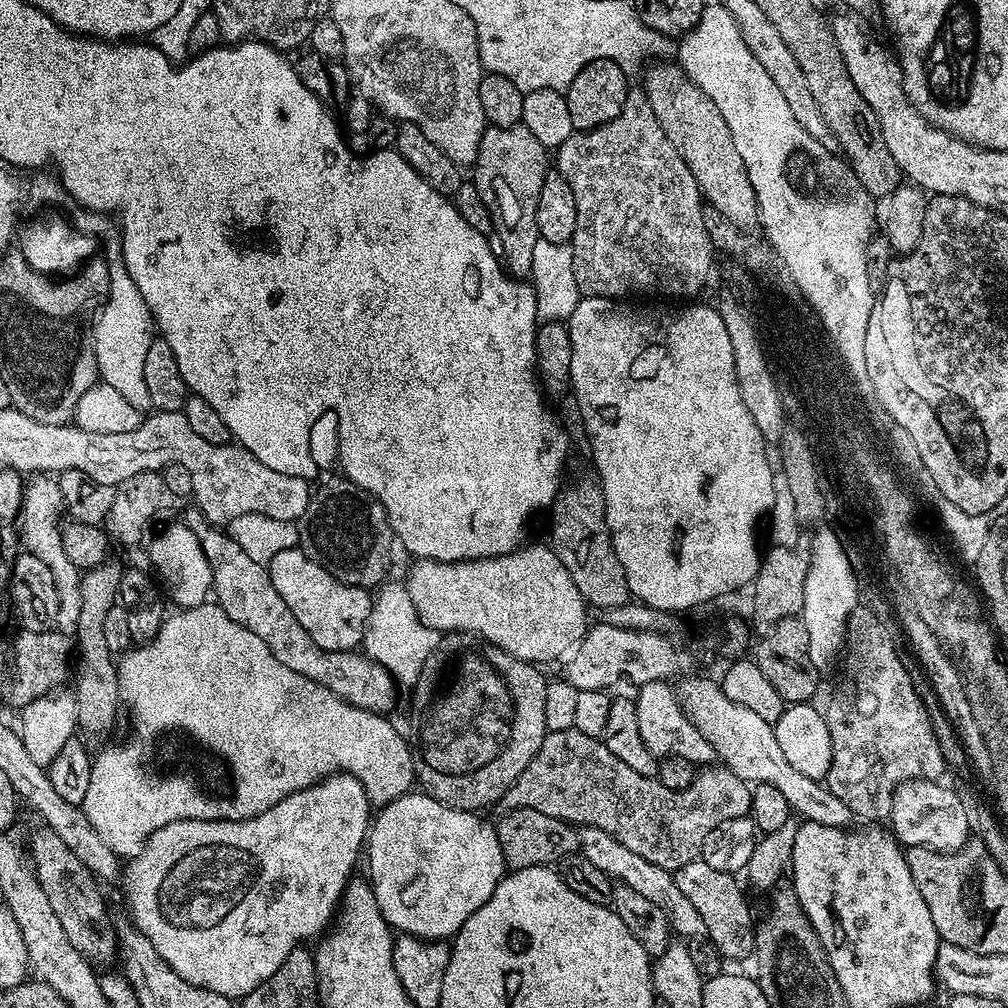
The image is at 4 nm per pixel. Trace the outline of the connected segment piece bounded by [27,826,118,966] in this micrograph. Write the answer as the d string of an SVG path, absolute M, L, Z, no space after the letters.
M47 826L39 827L33 830L32 837L28 840L30 863L47 900L50 901L50 907L58 917L58 922L62 922L66 938L70 938L74 950L83 954L89 964L115 965L118 960L118 941L114 923L112 924L111 918L108 917L104 898L100 894L101 885L92 871L82 862L78 862L78 858L74 858L66 842L62 842L62 838L54 834L54 830L50 830Z

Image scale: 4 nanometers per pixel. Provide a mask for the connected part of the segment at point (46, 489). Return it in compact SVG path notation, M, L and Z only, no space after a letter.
M36 474L24 484L24 498L18 517L18 540L23 551L30 553L34 558L42 558L42 562L46 562L46 566L52 571L52 581L56 583L56 605L58 606L54 628L57 632L72 634L78 626L78 614L82 614L82 594L80 593L82 572L67 558L62 544L60 515L64 516L65 512L62 490L51 475Z

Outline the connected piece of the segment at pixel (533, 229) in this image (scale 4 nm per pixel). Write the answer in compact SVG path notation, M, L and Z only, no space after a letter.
M523 126L514 128L485 127L478 158L474 165L474 183L482 202L492 215L496 227L495 239L500 240L499 251L503 263L513 277L524 278L532 271L534 246L540 241L538 230L538 194L550 170L550 152Z

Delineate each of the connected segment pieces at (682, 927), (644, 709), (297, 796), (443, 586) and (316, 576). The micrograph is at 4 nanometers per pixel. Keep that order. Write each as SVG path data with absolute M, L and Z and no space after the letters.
M584 826L579 829L579 834L579 855L590 858L593 866L598 866L598 870L612 877L613 881L630 886L632 890L638 890L650 902L654 902L654 906L658 906L662 909L662 914L666 914L669 925L677 937L691 938L705 935L702 914L698 914L698 909L686 899L686 894L678 890L678 882L673 873L667 872L662 866L656 866L654 862L648 862L629 847L622 846L622 842L606 834L606 830Z
M655 680L639 685L635 693L636 709L638 710L638 731L642 734L642 742L657 756L677 756L686 758L697 766L708 766L716 760L716 751L706 742L702 730L690 722L690 718L684 713L684 707L680 705L677 689L671 683Z
M349 772L335 773L308 788L292 792L282 798L270 810L245 820L175 820L160 830L154 830L150 838L144 841L143 849L127 861L122 872L124 880L124 900L128 903L131 923L150 940L153 946L162 954L164 961L174 972L199 988L210 990L214 994L222 994L229 998L242 998L250 994L258 986L262 986L286 962L292 951L301 947L302 942L308 942L311 936L319 937L333 923L340 900L344 897L344 887L353 879L356 859L361 859L362 849L370 827L370 805L368 795Z
M528 544L509 552L507 556L486 556L483 560L459 560L457 564L441 560L417 559L408 572L406 587L421 622L437 633L473 632L512 656L529 662L556 660L571 653L590 627L589 609L584 596L574 586L566 566L558 562L551 547Z
M295 546L282 550L266 565L274 588L282 594L282 602L290 606L302 630L306 630L306 634L310 634L312 641L322 650L351 652L359 649L371 616L373 593L361 585L333 576L319 559L313 558L307 551L304 553L301 548Z

